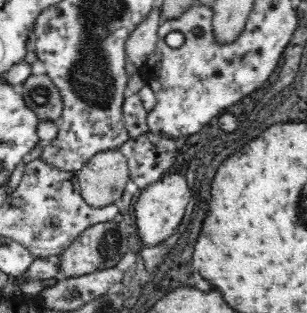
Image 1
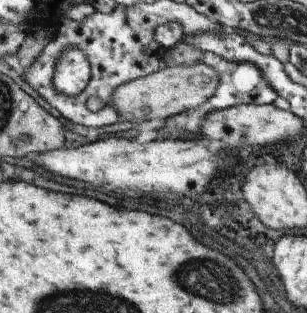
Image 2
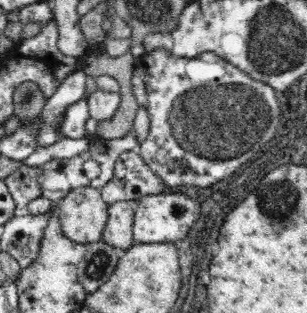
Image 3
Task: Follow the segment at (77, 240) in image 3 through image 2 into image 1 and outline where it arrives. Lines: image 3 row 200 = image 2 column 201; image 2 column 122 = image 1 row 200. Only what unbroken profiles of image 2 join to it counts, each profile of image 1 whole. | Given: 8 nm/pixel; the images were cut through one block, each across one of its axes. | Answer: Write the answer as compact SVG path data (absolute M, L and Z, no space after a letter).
M120 150L98 152L92 156L82 170L76 172L80 178L82 198L92 208L106 208L118 202L130 180L130 166Z

